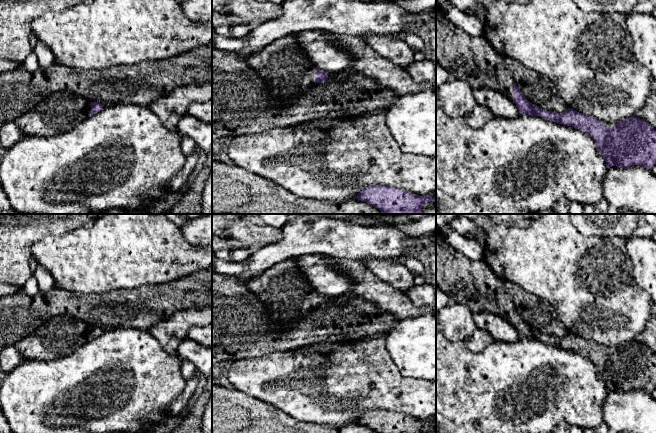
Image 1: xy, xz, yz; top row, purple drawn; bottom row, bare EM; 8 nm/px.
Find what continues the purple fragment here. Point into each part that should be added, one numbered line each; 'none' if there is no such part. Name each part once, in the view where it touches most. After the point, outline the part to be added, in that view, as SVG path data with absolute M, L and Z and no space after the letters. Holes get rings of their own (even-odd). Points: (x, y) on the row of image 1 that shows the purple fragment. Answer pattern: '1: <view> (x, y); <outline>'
1: yz (470, 58); M436 6L436 65L441 66L445 70L447 70L449 73L452 73L456 76L456 79L466 81L473 90L479 89L479 88L490 88L492 90L498 91L505 96L507 96L509 99L513 100L513 85L515 83L514 78L512 77L511 73L507 69L507 67L504 64L504 56L497 53L488 43L488 41L485 39L483 35L481 36L472 36L465 32L464 30L458 28L455 26L452 22L450 22L443 11L439 8L439 6Z

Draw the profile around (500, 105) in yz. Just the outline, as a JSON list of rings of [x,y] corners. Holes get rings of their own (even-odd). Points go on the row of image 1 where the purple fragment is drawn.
[[[479,88],[474,90],[474,96],[477,104],[489,108],[495,117],[512,119],[520,114],[513,100],[498,91]]]

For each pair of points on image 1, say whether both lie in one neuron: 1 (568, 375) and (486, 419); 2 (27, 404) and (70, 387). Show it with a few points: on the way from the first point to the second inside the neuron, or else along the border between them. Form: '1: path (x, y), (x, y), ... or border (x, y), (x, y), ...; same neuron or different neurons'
1: path (545, 379), (530, 373), (497, 396); same neuron
2: path (38, 404), (52, 404), (59, 398); same neuron

